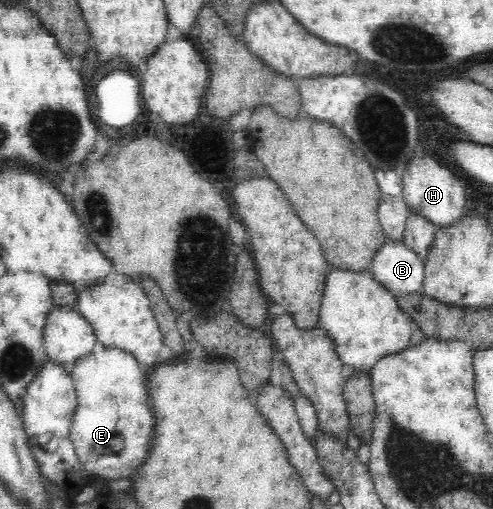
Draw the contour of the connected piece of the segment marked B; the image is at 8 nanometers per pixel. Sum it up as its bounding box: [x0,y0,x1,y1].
[371,235,425,296]

